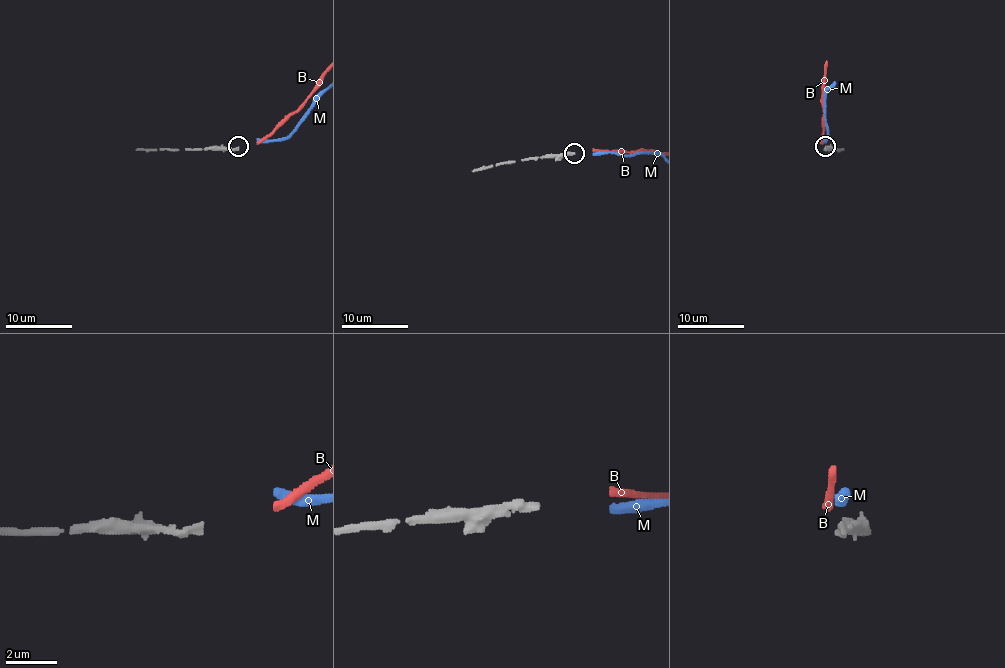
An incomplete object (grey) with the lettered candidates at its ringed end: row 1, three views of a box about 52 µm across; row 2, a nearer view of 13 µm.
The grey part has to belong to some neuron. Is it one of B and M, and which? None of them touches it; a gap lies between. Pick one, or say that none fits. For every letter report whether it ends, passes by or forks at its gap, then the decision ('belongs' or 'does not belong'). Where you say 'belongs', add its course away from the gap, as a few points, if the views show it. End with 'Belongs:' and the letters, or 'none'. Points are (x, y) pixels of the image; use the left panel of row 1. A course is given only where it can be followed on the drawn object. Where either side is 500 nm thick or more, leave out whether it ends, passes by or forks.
B: it ends; belongs
M: it ends; does not belong
Belongs: B

